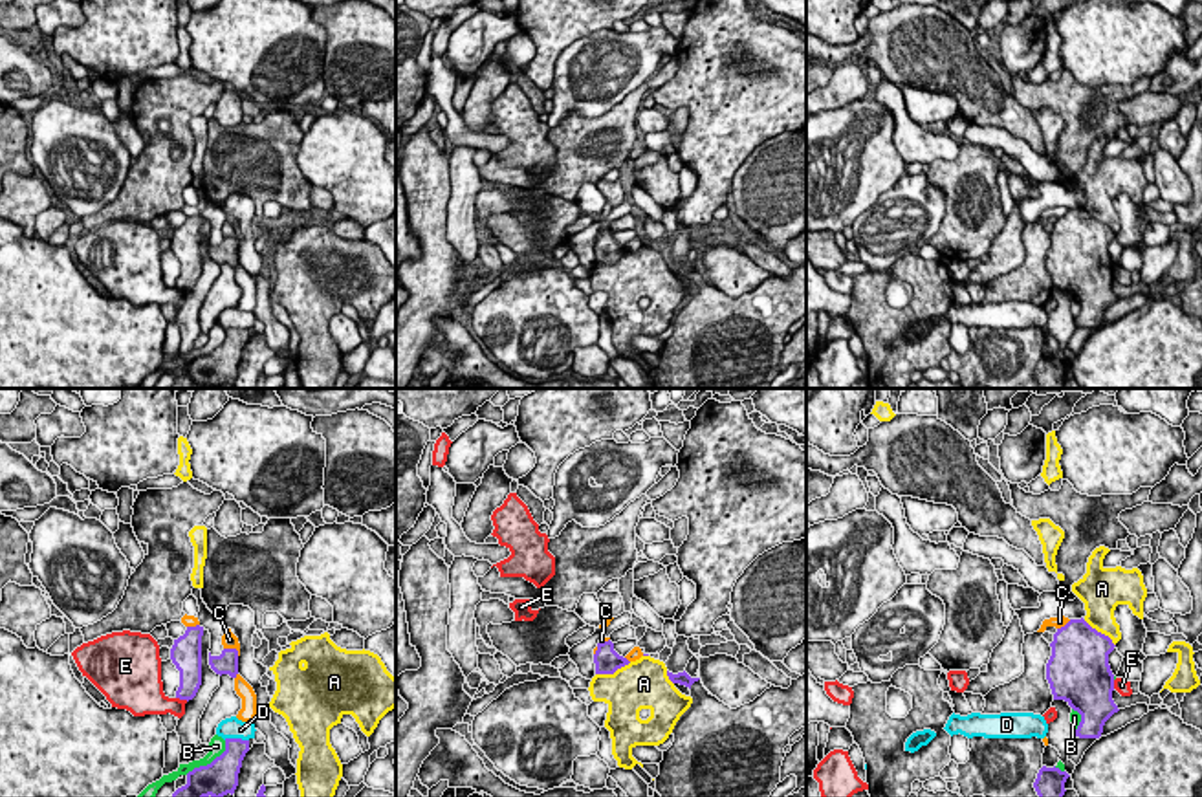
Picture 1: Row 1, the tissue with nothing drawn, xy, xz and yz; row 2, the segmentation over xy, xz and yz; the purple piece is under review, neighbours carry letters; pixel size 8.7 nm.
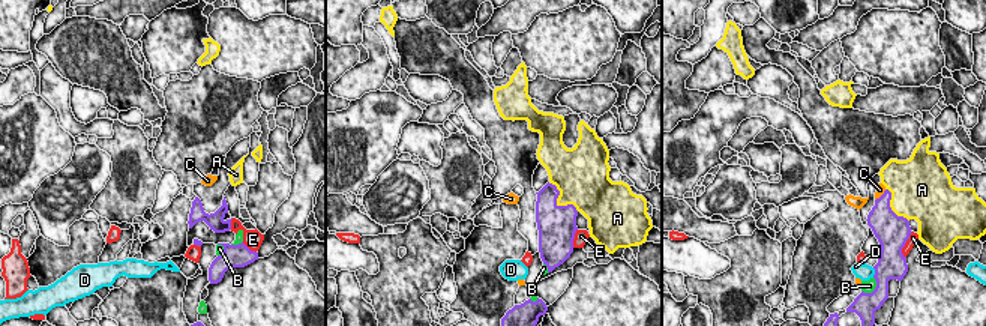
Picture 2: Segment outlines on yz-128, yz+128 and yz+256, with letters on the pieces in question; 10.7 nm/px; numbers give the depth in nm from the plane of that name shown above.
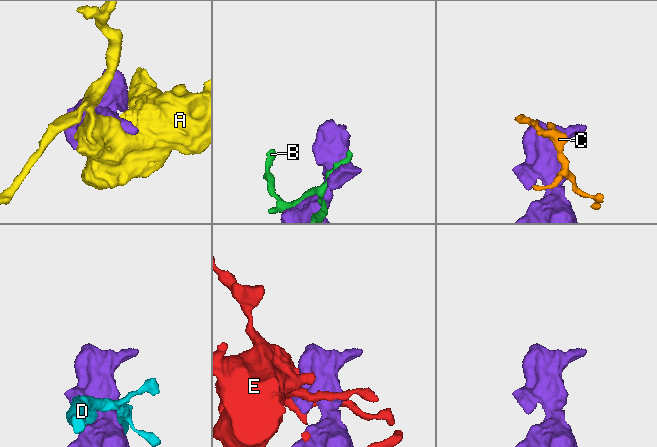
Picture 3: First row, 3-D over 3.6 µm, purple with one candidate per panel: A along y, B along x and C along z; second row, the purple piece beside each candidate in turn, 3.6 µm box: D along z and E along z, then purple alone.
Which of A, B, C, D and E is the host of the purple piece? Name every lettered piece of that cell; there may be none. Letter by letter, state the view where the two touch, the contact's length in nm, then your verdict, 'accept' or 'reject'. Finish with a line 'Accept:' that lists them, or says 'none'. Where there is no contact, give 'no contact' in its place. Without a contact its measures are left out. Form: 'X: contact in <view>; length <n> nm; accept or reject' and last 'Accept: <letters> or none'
A: contact in xz; length 340 nm; reject
B: contact in xy; length 480 nm; reject
C: contact in xy; length 160 nm; reject
D: contact in xy; length 220 nm; reject
E: contact in xy; length 120 nm; reject
Accept: none

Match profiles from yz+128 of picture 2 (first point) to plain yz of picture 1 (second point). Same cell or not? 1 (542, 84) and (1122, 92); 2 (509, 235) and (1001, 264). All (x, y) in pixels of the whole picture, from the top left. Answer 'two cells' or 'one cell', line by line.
1: one cell
2: two cells

